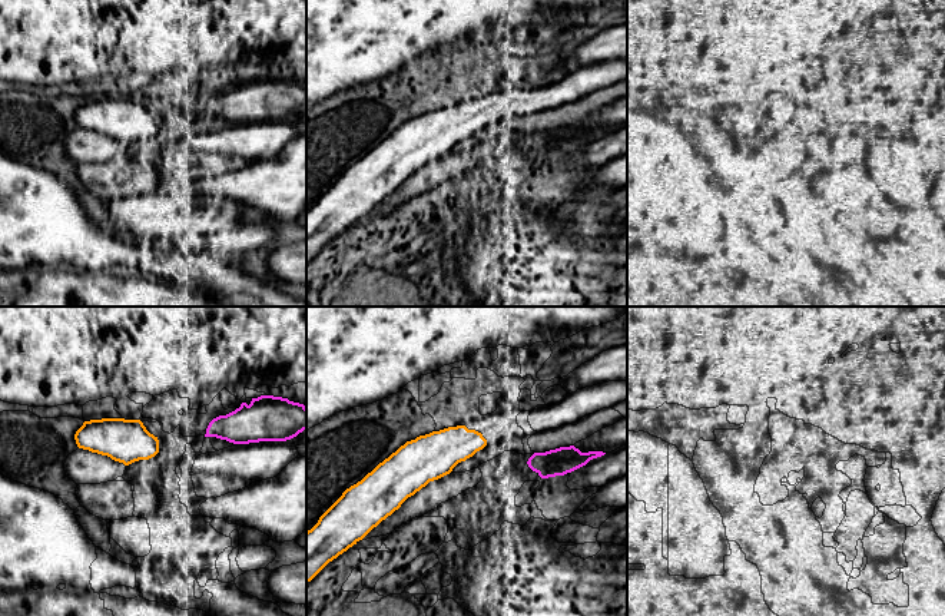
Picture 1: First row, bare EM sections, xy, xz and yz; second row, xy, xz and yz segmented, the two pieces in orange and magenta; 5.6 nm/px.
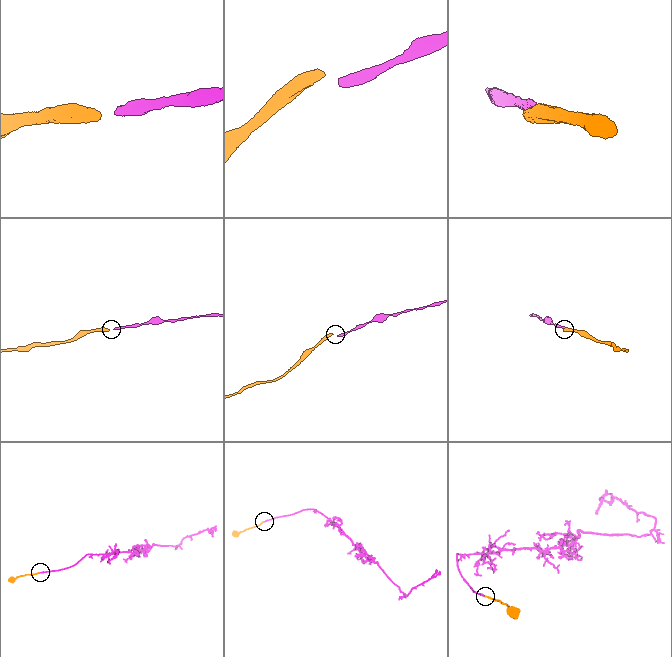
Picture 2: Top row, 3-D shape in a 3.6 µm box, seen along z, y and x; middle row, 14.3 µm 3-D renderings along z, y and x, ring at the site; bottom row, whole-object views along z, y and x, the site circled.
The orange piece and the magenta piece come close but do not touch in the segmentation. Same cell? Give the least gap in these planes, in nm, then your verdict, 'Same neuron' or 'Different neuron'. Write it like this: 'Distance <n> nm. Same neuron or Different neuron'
Distance 260 nm. Different neuron

